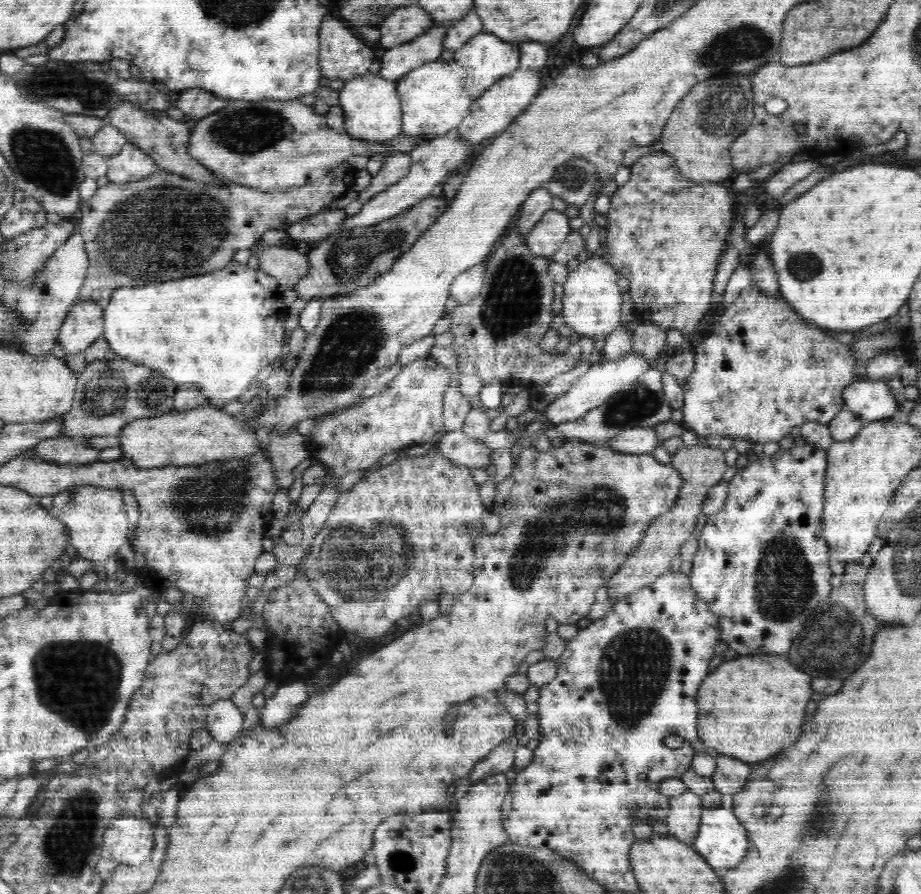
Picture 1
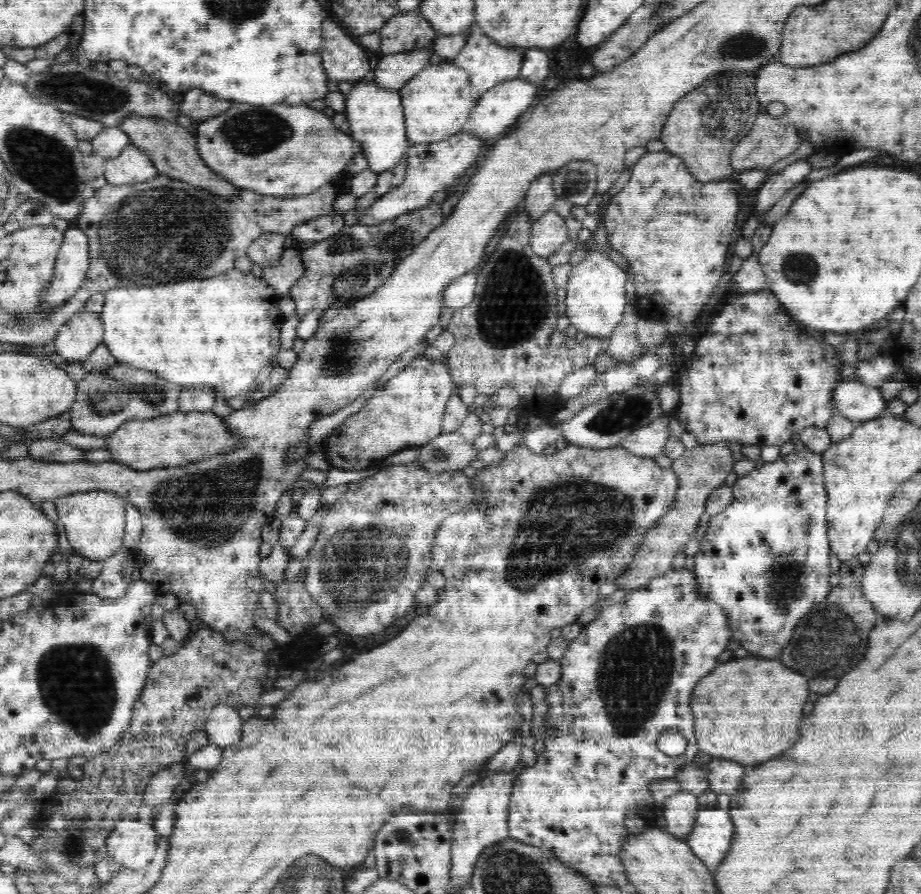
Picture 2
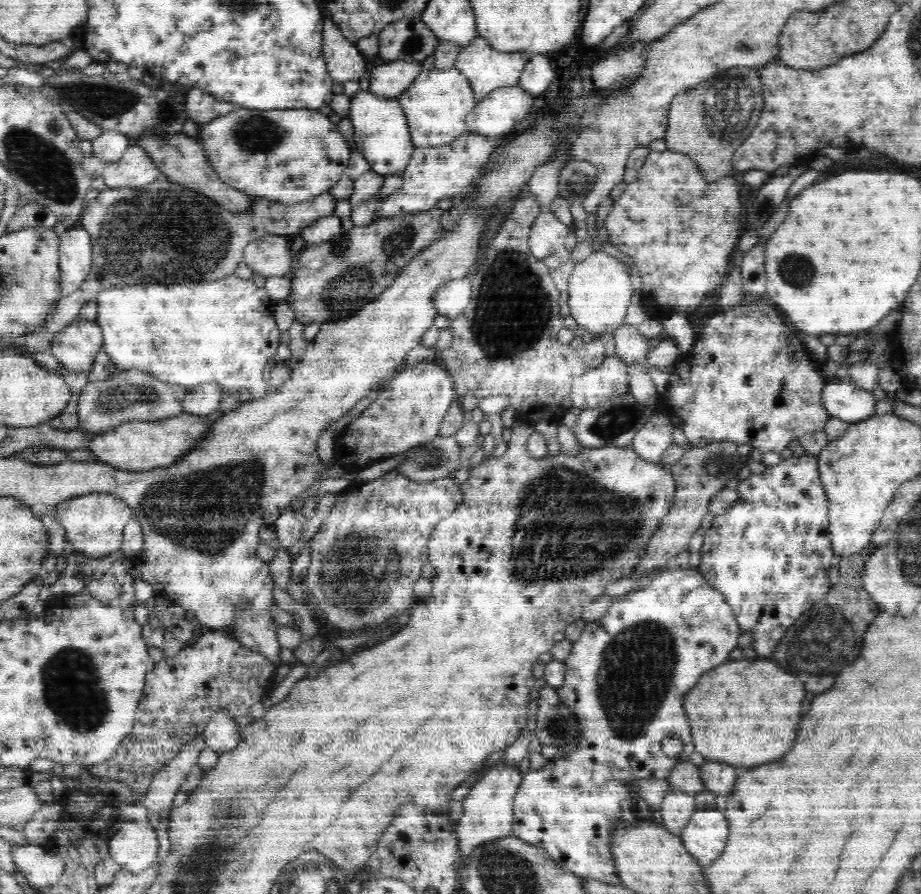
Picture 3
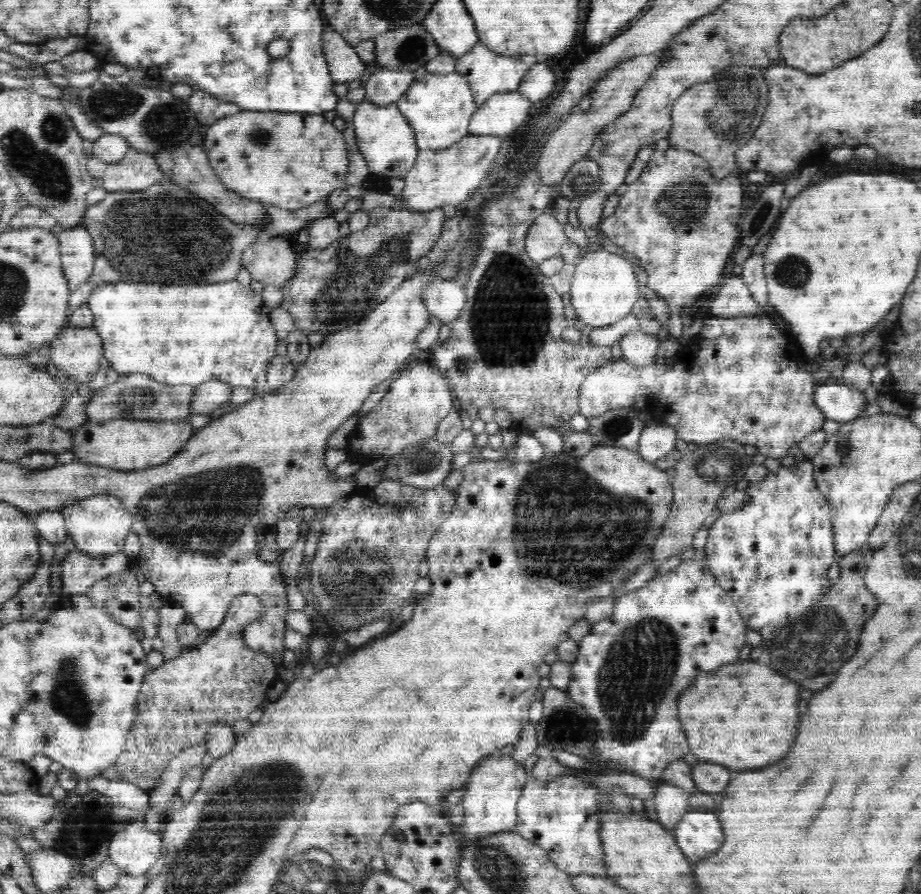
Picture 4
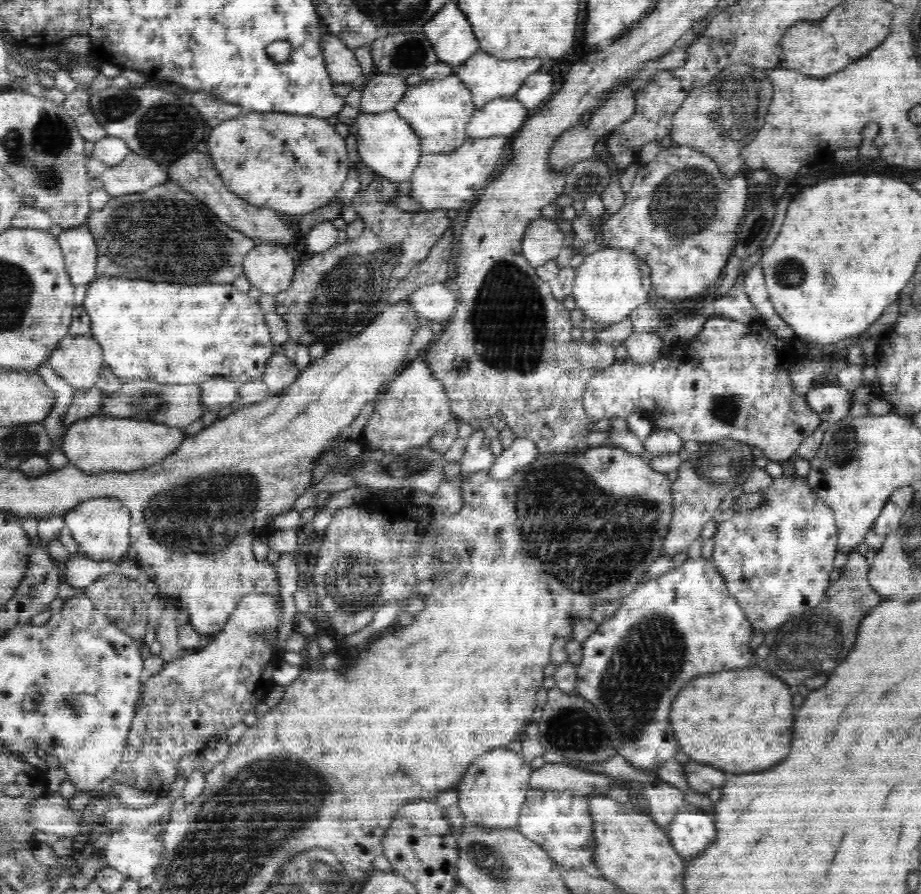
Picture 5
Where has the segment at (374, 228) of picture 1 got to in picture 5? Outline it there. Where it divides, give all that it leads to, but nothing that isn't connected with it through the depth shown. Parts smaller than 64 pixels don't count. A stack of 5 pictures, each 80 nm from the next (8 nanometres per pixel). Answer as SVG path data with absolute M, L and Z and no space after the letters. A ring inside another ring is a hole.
M360 163L357 173L361 182L360 190L352 200L352 206L358 213L359 219L364 223L364 232L354 242L338 243L327 252L316 254L308 260L304 260L297 266L293 274L292 283L289 288L276 295L276 304L272 311L280 314L286 321L288 338L296 340L300 344L323 344L326 348L343 338L350 337L361 332L365 326L376 316L376 304L383 306L388 303L388 296L394 292L396 286L421 264L432 251L438 240L449 230L450 220L446 217L445 209L433 211L407 212L396 206L392 197L397 183L390 182L387 178L380 177L372 172L367 165Z

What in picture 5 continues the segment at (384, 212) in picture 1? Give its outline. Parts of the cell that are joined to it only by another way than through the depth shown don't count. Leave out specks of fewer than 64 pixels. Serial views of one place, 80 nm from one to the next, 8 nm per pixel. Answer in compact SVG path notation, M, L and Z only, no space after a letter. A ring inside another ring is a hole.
M502 135L490 138L473 137L450 153L423 153L410 178L410 196L429 211L463 208L464 203L478 198L488 180L497 174L496 164L504 152L504 146L510 140L511 138Z

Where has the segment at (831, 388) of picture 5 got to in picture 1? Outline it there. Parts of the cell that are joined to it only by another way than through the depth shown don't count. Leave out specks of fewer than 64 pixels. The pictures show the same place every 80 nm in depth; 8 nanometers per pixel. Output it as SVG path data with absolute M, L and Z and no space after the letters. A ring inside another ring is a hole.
M864 379L850 384L844 390L844 401L843 409L853 412L864 422L892 417L900 403L882 379Z

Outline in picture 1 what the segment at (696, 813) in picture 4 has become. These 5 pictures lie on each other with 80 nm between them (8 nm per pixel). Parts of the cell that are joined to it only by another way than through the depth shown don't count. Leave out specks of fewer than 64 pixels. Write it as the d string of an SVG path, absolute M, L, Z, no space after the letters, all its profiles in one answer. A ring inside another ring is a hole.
M722 806L702 811L698 836L691 845L712 868L730 868L740 862L746 852L748 838L732 810Z

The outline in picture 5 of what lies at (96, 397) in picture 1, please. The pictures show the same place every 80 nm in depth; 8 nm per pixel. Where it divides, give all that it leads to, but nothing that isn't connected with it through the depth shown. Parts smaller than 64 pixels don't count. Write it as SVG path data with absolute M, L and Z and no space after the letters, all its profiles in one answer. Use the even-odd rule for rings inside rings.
M152 380L120 381L120 388L117 389L116 393L102 396L96 414L103 416L103 418L147 420L156 424L176 425L180 428L186 428L192 422L196 422L204 416L200 392L202 392L201 385L156 384Z

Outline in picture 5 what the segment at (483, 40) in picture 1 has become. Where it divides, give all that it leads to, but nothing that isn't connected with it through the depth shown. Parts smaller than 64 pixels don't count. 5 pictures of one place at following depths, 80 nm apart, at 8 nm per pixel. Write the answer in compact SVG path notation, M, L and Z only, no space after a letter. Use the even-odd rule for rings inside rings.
M477 49L464 64L457 66L455 74L467 85L468 90L472 93L473 103L479 109L496 97L515 97L521 84L524 84L524 80L532 72L536 72L536 68L542 68L542 60L538 60L538 58L522 57L518 60L504 60L492 56L489 52L484 52L483 49Z

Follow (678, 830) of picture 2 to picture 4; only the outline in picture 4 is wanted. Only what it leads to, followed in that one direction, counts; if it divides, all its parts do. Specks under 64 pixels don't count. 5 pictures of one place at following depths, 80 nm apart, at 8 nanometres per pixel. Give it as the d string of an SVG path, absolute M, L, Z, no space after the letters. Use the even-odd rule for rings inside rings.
M660 780L653 796L657 821L672 831L678 821L691 810L688 805L690 795L685 790Z

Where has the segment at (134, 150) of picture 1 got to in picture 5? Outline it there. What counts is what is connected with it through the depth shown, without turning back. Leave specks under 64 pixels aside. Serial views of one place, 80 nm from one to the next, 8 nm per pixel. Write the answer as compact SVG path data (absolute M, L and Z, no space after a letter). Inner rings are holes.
M130 152L120 164L110 166L100 176L98 184L112 196L122 196L136 192L146 192L168 180L168 172L162 164L151 157Z

